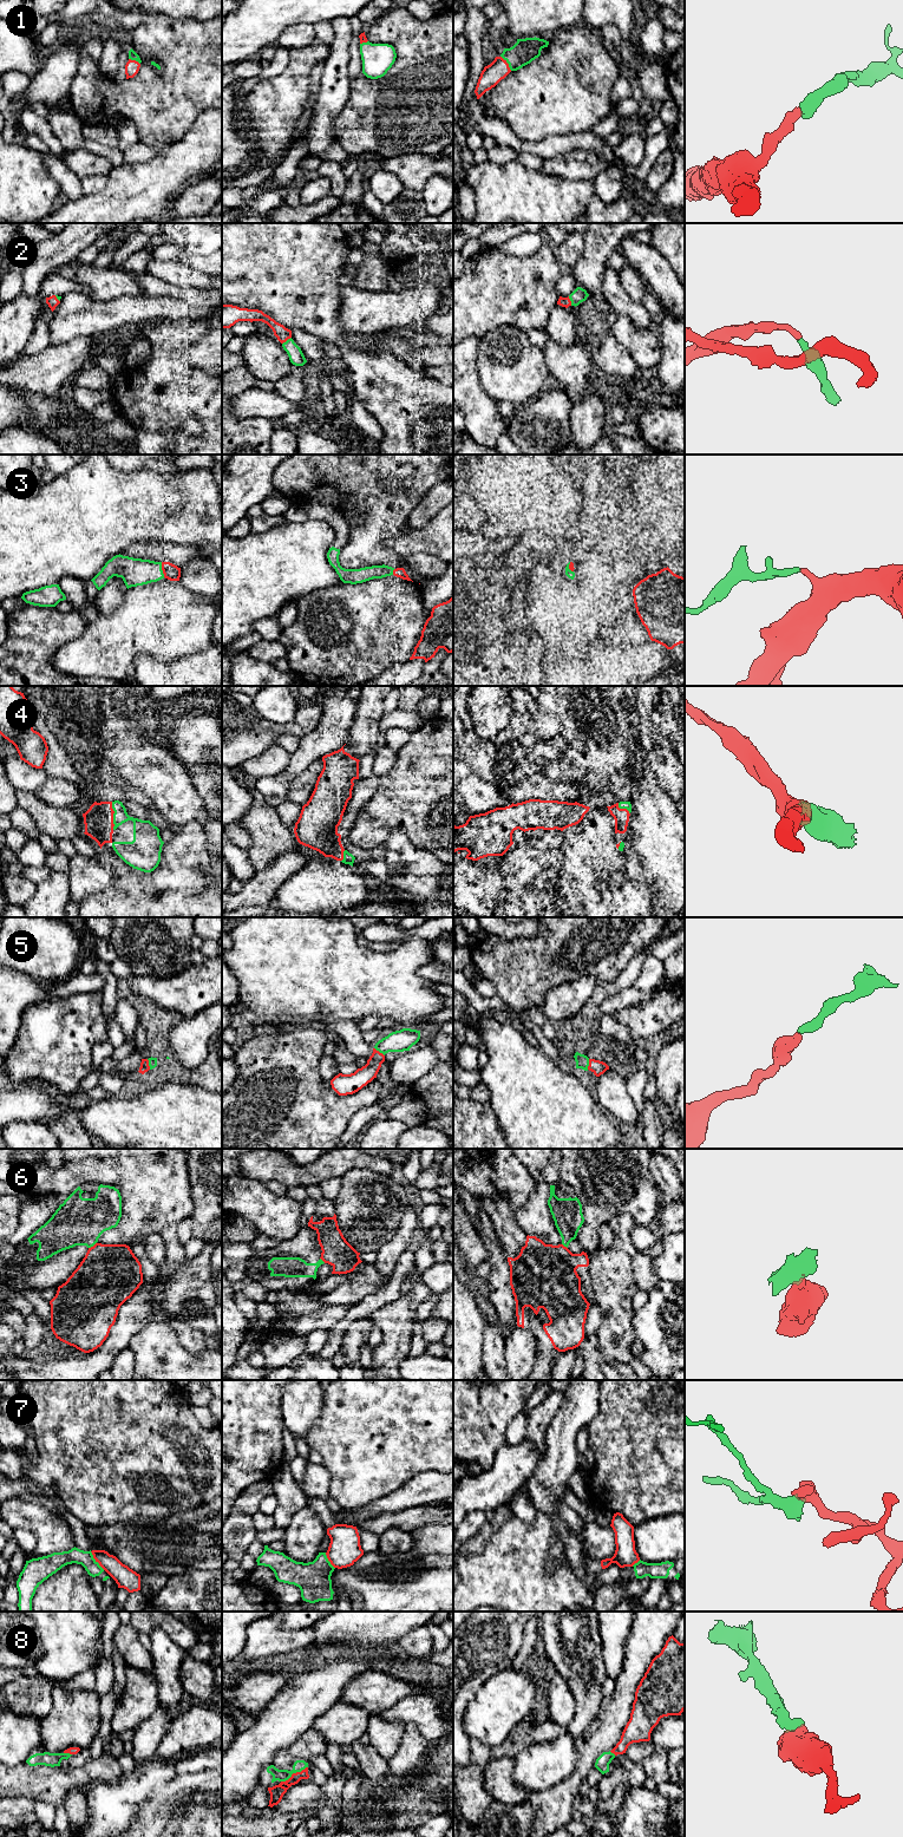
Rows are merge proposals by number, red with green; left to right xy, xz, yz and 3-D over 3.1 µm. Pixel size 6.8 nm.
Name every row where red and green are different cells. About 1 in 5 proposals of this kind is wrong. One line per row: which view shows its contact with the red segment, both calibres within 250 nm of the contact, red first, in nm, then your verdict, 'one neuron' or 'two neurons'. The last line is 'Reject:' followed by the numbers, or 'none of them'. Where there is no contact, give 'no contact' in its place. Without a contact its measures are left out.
1: contact in yz; calibres 140 and 170 nm; one neuron
2: contact in xz; calibres 90 and 100 nm; one neuron
3: contact in xy; calibres 110 and 190 nm; one neuron
4: contact in xy; calibres 200 and 160 nm; one neuron
5: contact in xy; calibres 70 and 60 nm; one neuron
6: contact in xy; calibres 420 and 320 nm; two neurons
7: contact in xy; calibres 140 and 110 nm; two neurons
8: contact in xz; calibres 100 and 80 nm; one neuron
Reject: 6, 7

